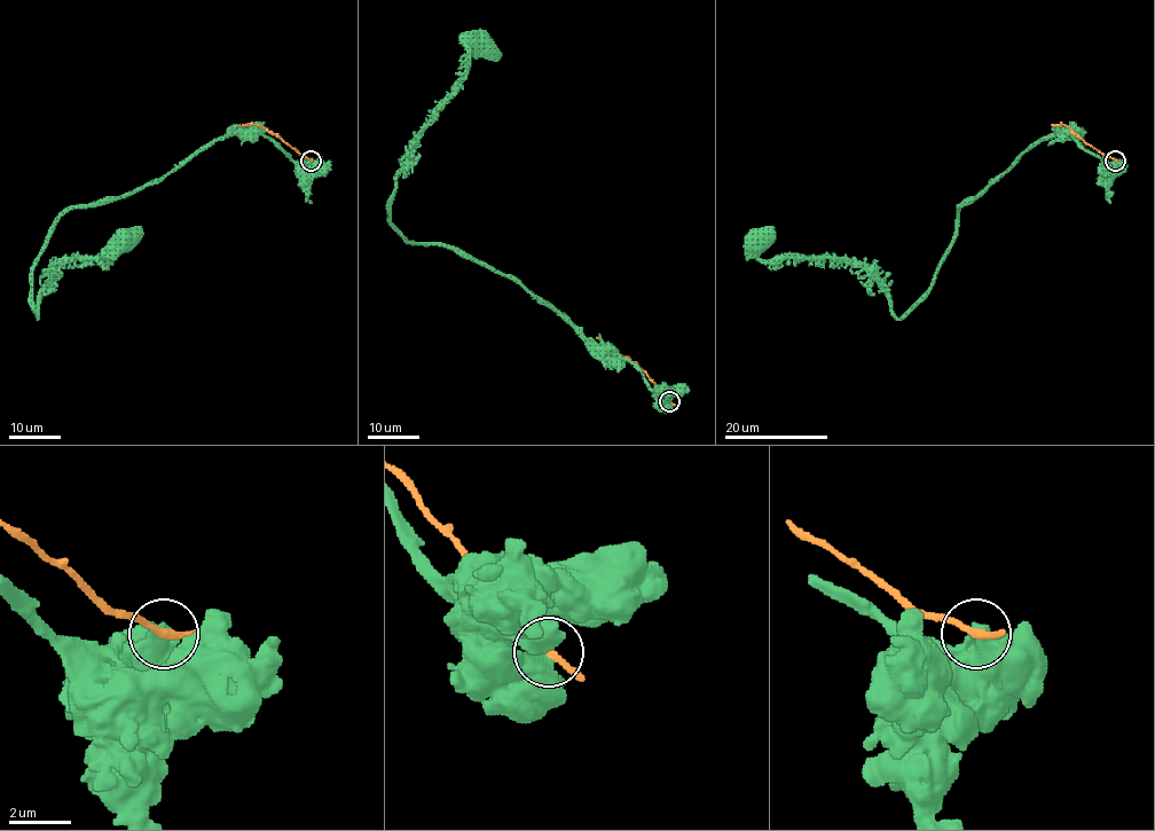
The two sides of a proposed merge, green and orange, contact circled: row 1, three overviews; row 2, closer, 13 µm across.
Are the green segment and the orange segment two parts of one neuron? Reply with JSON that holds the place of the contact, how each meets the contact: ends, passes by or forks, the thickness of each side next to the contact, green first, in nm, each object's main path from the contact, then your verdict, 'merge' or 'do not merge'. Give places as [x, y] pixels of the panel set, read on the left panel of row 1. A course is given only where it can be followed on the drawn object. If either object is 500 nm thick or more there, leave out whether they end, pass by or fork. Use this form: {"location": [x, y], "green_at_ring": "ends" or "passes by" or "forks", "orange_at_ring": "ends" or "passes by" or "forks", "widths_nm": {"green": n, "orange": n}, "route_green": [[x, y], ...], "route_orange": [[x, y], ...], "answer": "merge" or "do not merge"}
{"location": [311, 161], "widths_nm": {"green": 650, "orange": 200}, "route_green": [[312, 161], [225, 134], [126, 195], [69, 208], [34, 267], [37, 319], [62, 261], [110, 260], [125, 238]], "route_orange": [[312, 161], [257, 124], [238, 126]], "answer": "do not merge"}

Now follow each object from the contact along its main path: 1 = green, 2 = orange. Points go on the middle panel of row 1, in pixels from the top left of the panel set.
1: (669, 401), (515, 281), (450, 249), (411, 243), (392, 224), (395, 172), (455, 93), (468, 42), (484, 42)
2: (669, 401), (634, 362), (596, 337)

